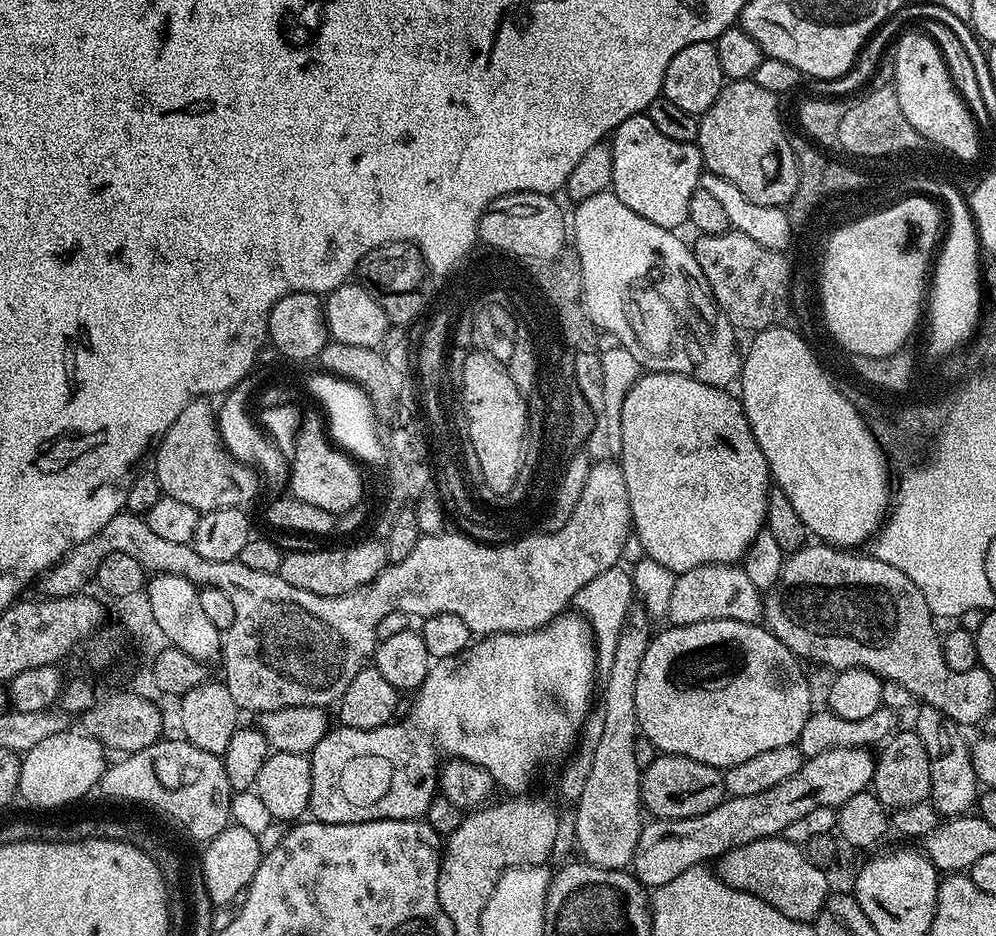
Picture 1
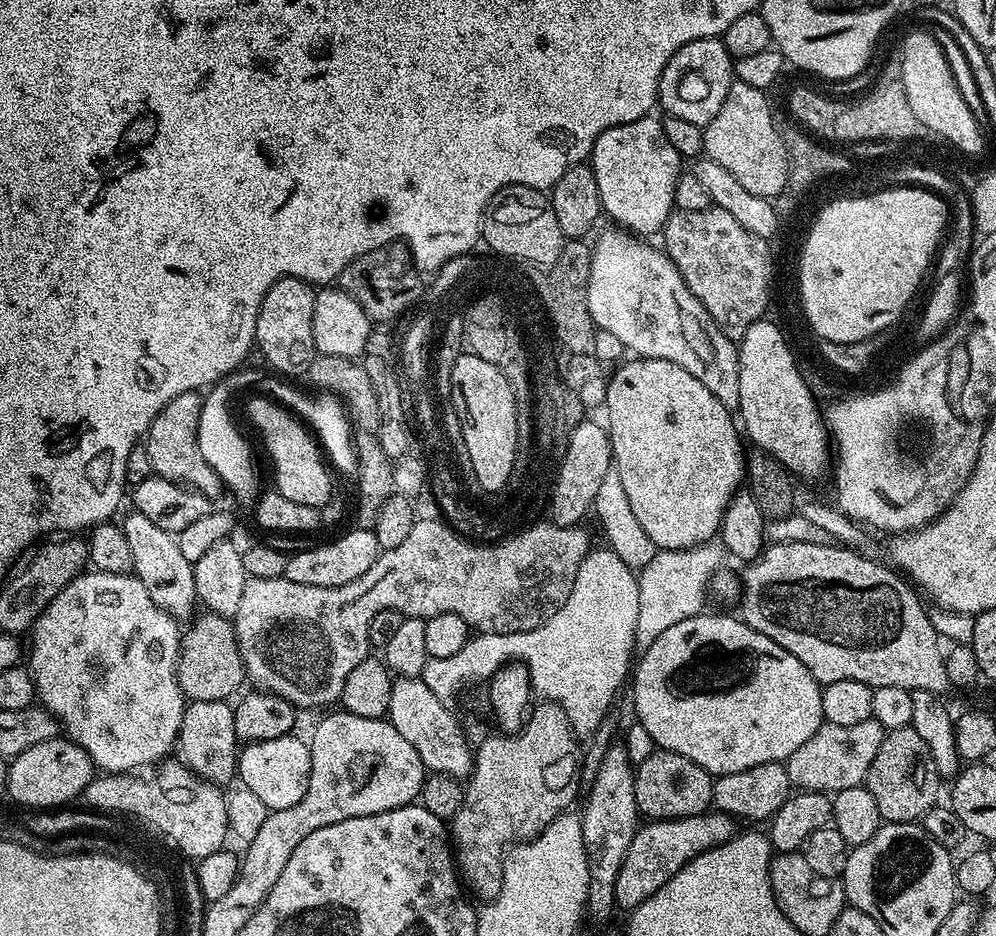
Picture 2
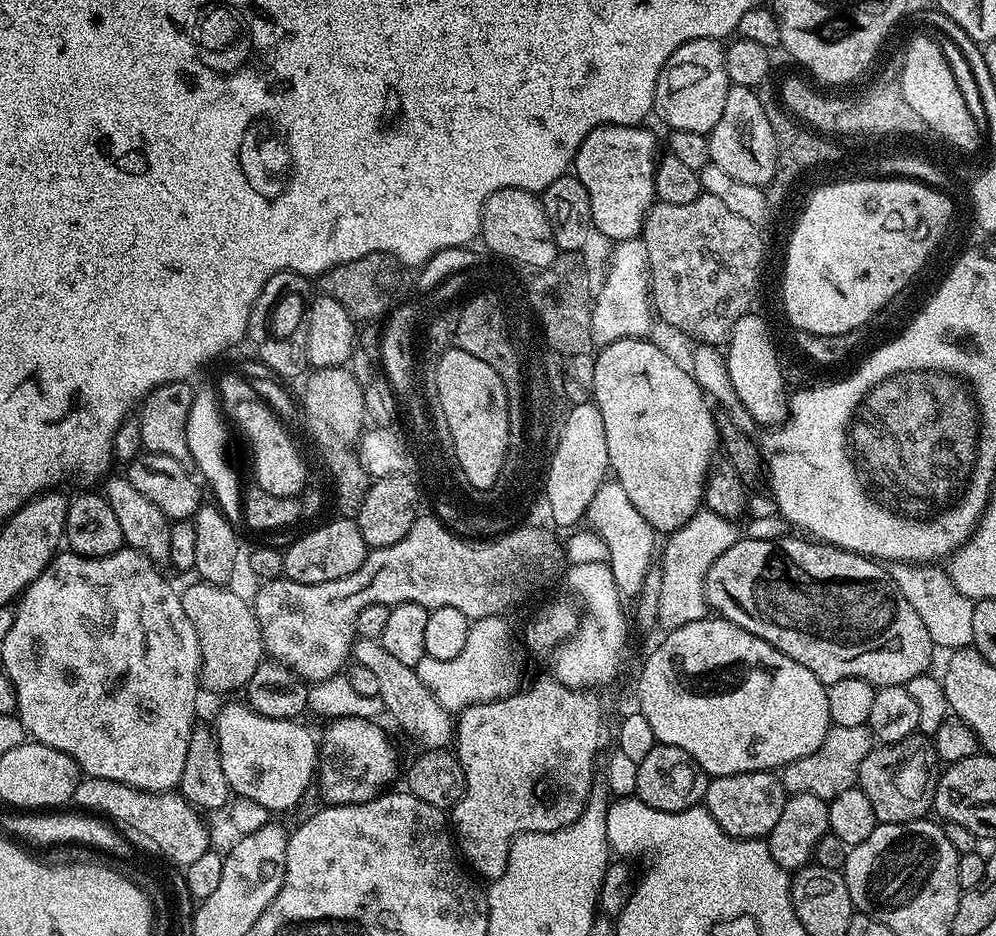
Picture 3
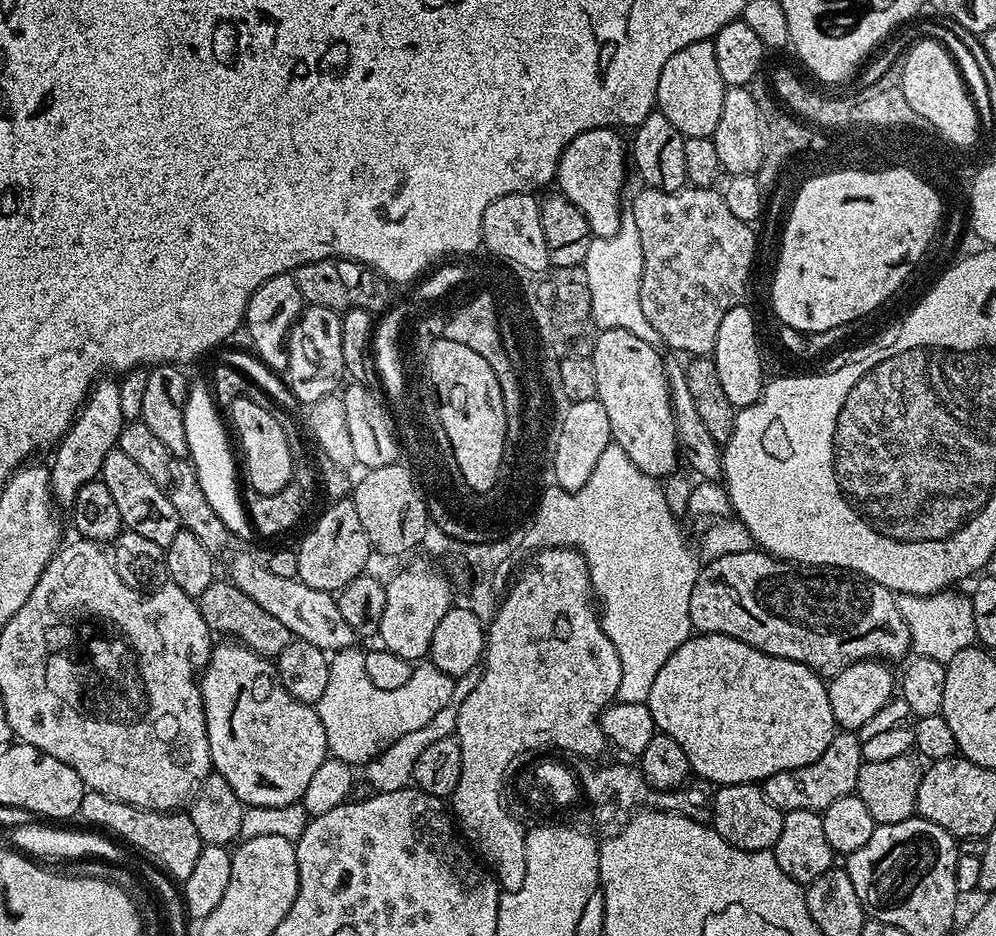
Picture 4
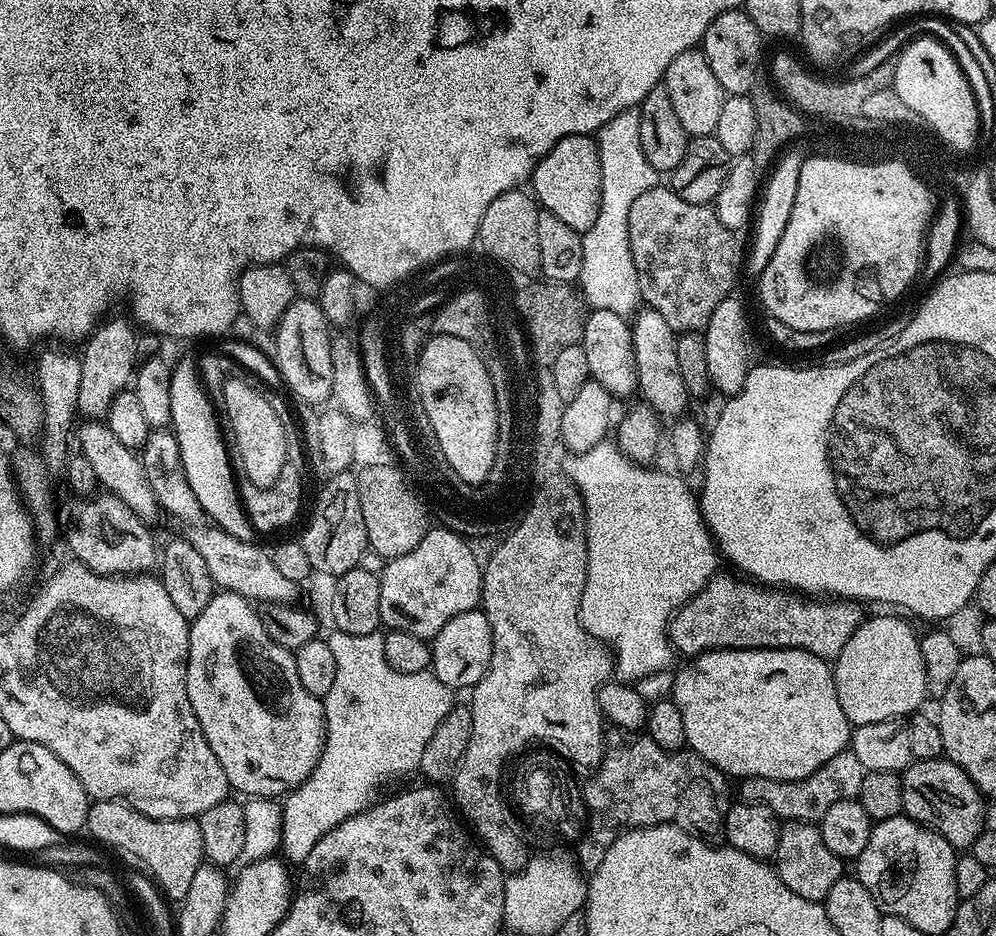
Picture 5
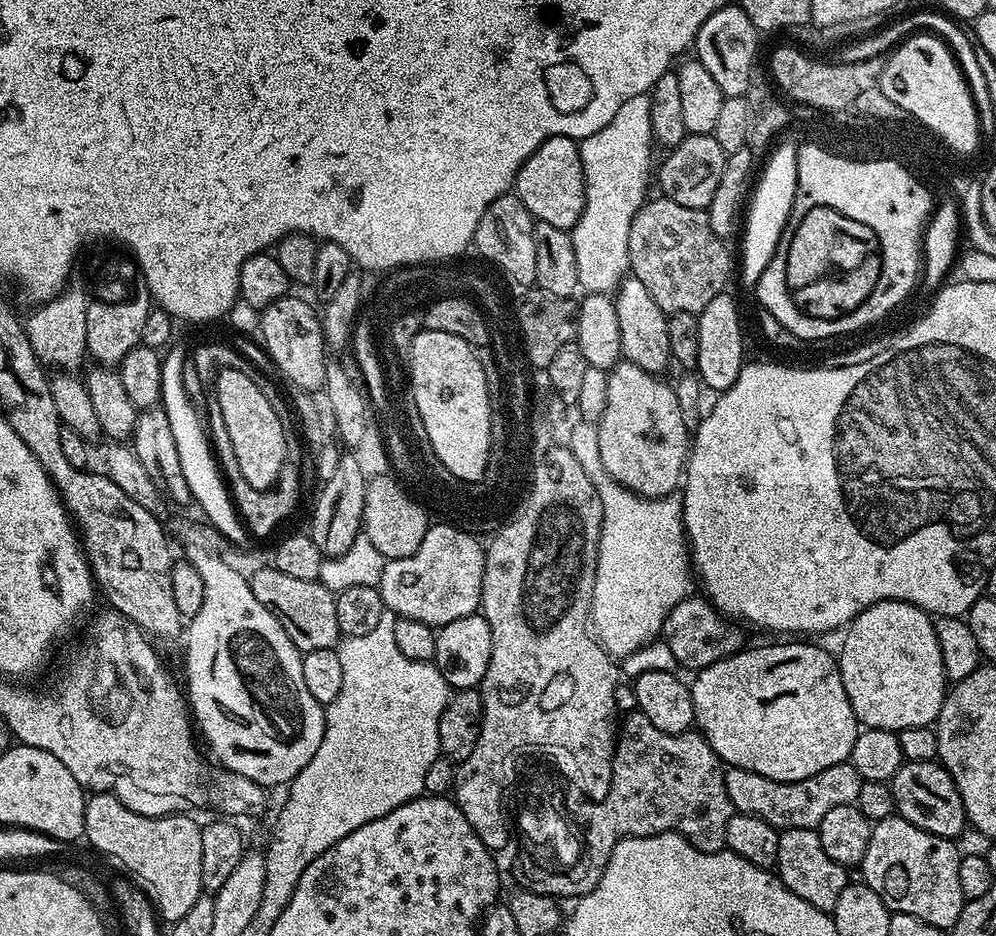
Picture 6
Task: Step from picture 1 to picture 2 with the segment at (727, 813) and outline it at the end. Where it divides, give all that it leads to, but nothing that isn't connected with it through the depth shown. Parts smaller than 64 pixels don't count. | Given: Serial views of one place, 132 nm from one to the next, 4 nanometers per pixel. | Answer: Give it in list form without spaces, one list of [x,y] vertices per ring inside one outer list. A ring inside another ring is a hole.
[[[709,810],[697,816],[687,816],[681,820],[652,820],[640,826],[634,834],[633,841],[614,882],[616,894],[616,908],[631,910],[640,905],[646,898],[650,898],[682,866],[686,866],[695,856],[710,850],[737,835],[737,821],[719,810]]]

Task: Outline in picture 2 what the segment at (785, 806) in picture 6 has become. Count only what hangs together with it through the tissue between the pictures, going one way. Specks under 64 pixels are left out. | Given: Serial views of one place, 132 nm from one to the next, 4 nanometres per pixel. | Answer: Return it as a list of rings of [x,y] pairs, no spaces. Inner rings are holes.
[[[876,720],[858,722],[855,726],[834,726],[827,722],[786,761],[788,782],[793,789],[805,792],[835,794],[842,790],[859,788],[867,781],[870,762],[882,746],[886,730]]]

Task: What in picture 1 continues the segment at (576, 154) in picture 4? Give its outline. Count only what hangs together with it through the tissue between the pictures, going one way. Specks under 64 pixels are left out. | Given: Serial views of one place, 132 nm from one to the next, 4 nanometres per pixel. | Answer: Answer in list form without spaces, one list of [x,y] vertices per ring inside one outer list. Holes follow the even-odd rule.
[[[647,114],[626,118],[626,122],[617,126],[610,143],[614,162],[611,191],[634,214],[642,214],[654,226],[679,229],[679,224],[688,219],[690,198],[700,187],[704,159],[700,157],[699,147],[666,138]]]

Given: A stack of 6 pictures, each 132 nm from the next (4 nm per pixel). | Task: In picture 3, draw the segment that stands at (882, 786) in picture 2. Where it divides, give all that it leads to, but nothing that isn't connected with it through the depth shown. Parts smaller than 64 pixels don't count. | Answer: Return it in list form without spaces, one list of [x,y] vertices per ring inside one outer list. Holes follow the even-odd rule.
[[[913,734],[893,744],[873,747],[872,752],[862,758],[856,779],[866,798],[870,798],[879,823],[905,824],[925,819],[933,811],[932,799],[938,779],[938,761],[931,739],[924,734]]]

